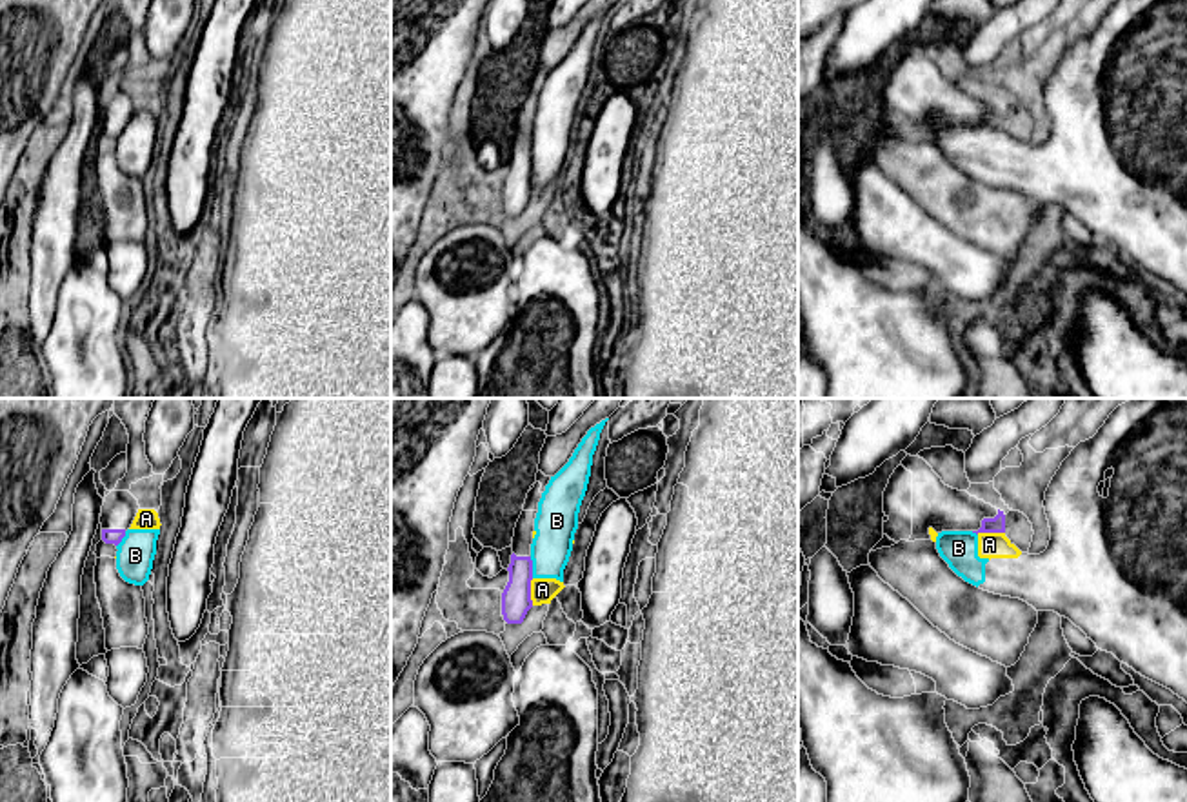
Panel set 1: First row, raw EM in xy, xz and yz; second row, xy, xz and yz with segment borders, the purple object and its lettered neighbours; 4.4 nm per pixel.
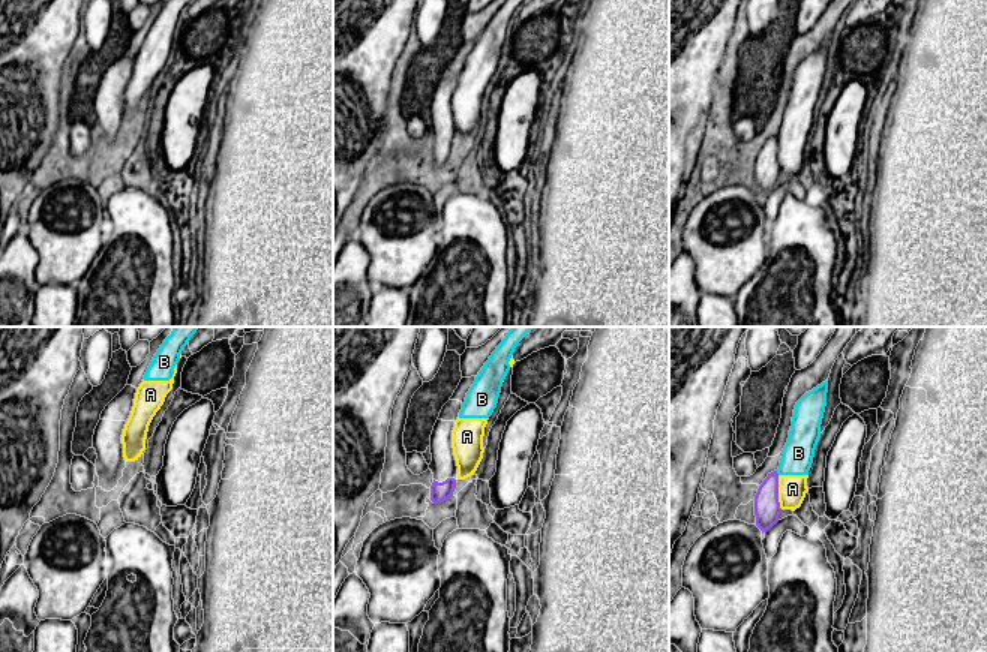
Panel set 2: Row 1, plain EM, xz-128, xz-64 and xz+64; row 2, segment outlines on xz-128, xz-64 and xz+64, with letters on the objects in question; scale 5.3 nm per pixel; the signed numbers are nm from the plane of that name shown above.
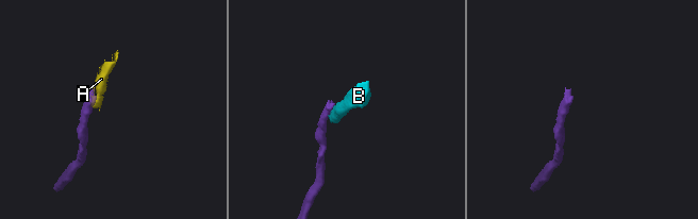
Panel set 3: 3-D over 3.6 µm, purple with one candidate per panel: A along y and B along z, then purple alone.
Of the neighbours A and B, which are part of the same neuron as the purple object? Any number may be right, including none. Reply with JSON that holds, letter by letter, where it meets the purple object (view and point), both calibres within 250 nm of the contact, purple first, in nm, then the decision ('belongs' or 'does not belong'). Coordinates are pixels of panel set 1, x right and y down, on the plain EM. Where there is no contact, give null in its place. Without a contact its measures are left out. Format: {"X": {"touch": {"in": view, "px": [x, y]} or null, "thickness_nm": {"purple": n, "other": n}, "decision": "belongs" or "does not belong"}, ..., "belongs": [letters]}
{"A": {"touch": {"in": "yz", "px": [989, 124]}, "thickness_nm": {"purple": 70, "other": 110}, "decision": "does not belong"}, "B": {"touch": {"in": "xz", "px": [531, 160]}, "thickness_nm": {"purple": 130, "other": 190}, "decision": "does not belong"}, "belongs": []}

